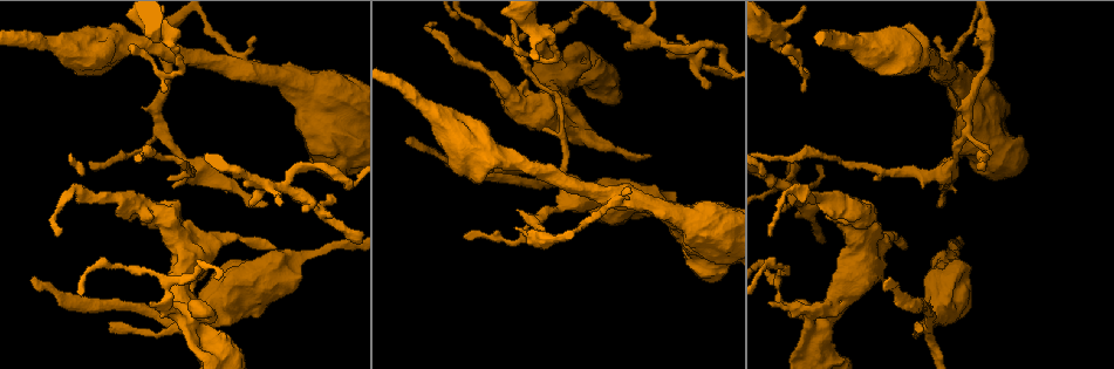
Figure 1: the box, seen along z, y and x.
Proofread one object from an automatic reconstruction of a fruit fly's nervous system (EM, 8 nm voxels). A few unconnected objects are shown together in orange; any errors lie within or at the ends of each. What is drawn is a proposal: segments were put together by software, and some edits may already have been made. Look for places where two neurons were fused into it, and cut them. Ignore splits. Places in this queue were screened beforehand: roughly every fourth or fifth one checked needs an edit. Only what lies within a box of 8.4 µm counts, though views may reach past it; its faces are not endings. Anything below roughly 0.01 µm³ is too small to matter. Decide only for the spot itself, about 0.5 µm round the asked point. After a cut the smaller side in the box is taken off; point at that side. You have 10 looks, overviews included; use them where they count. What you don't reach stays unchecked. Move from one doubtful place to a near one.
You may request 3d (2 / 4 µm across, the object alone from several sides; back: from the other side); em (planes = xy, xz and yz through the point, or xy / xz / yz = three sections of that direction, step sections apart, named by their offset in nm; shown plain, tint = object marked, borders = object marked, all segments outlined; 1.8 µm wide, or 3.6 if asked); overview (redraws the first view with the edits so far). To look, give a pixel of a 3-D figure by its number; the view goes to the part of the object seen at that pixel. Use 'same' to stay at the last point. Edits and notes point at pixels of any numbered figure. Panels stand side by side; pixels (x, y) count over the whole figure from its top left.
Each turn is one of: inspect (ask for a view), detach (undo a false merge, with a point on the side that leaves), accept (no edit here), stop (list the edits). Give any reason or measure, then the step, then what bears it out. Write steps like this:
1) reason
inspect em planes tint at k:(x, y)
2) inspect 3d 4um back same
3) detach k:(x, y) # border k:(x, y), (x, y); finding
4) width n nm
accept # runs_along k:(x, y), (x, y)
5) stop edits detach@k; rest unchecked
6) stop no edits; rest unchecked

small branch off a trunk
inspect 3d 4um at 1:(924, 324)

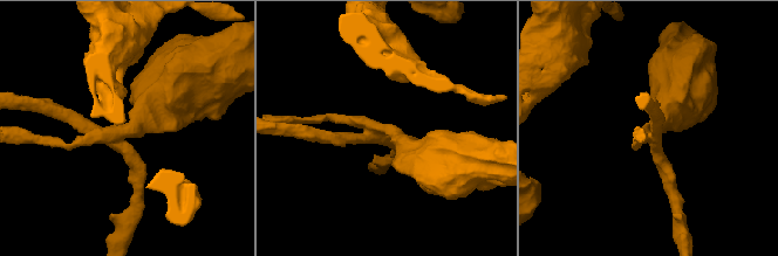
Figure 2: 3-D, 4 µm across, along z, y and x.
arms 4
inspect em xy step 16 tint at 2:(131, 128)

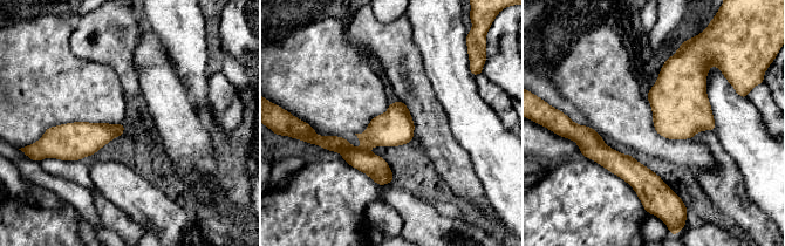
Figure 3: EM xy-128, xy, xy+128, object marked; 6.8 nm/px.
inspect em planes tint same

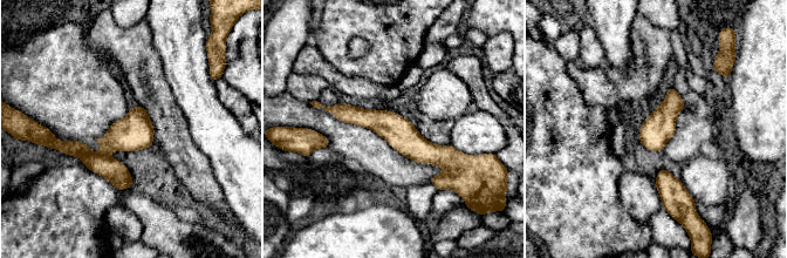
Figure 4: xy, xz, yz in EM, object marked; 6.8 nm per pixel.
detach 4:(116, 172) # border 4:(101, 153), (107, 154); two neurons meet here

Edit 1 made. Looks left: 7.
arms run side by side
inspect em planes tint at 1:(196, 324)

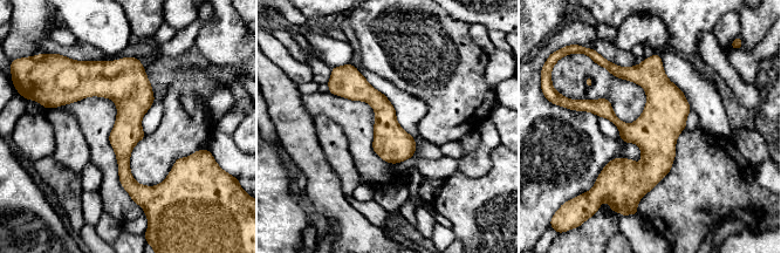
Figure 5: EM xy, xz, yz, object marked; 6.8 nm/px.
width 200 nm
accept # runs_along 5:(656, 60), (656, 164), (632, 198); all the same neuron

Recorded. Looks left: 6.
four or more arms meet
inspect em 3.6um planes tint at 1:(172, 236)

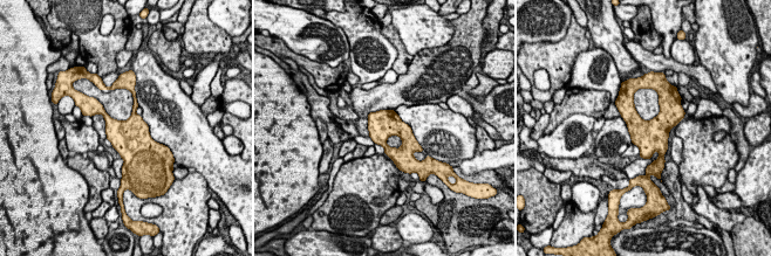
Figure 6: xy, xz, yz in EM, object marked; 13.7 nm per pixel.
accept # all the same neuron

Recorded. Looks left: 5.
stop edits detach@4; rest unchecked

